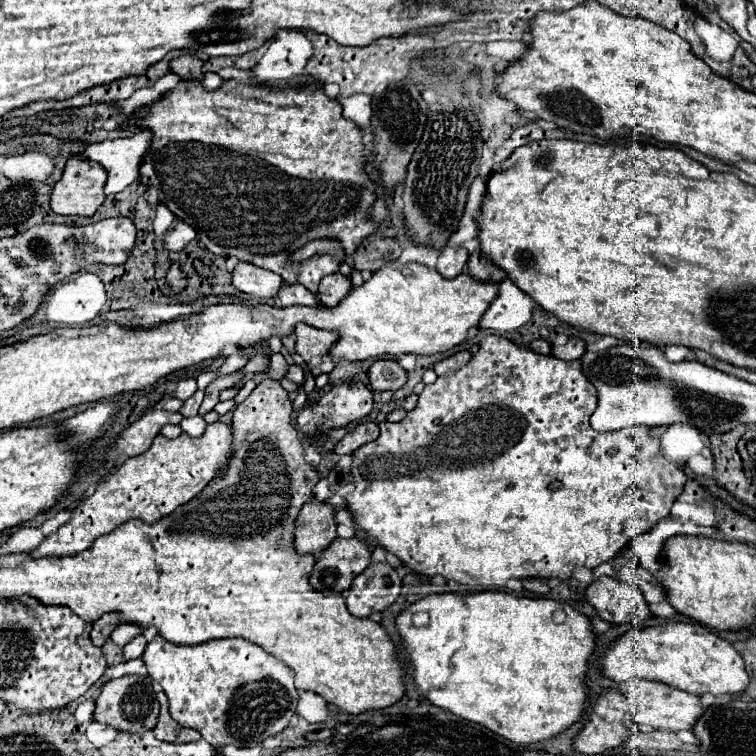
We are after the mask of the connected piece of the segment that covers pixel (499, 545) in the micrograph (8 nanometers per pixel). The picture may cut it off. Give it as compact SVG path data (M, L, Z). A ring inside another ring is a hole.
M484 336L478 354L460 370L438 376L438 380L424 388L424 392L418 396L418 404L414 410L410 410L404 420L392 424L388 420L380 422L380 436L368 444L362 444L352 452L352 464L350 464L350 476L354 482L354 492L348 494L346 508L352 514L352 520L360 530L364 530L370 538L374 538L384 550L390 554L396 554L412 572L434 578L442 576L446 580L454 580L460 584L468 584L472 588L482 590L502 590L506 586L506 580L526 580L526 578L538 578L544 582L556 580L566 582L572 578L572 572L576 566L584 568L596 568L612 558L616 558L628 544L632 544L638 536L646 534L660 518L666 518L670 514L672 502L680 496L684 484L688 478L684 478L684 472L668 464L664 456L660 454L660 438L650 436L648 426L632 426L616 432L596 432L590 426L590 416L596 410L598 394L596 388L590 384L590 380L582 374L580 360L558 360L552 356L536 354L528 348L520 348L512 344L510 340L502 336ZM488 408L488 418L482 420L476 414L480 410ZM468 418L476 418L474 422L480 422L484 426L484 434L468 438Z

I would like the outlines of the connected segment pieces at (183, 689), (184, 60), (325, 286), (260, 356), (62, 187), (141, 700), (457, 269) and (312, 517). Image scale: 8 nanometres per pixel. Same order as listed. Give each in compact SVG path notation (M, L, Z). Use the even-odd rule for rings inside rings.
M156 636L144 650L144 662L152 680L156 680L170 700L172 718L202 734L202 738L214 748L220 746L238 746L254 748L284 728L290 726L292 716L296 714L298 690L294 688L294 672L274 656L266 654L260 646L244 638L222 638L204 642L198 646L178 646L162 636Z
M182 54L170 62L170 70L176 72L182 80L200 80L202 78L202 60L194 54Z
M338 272L338 274L324 276L324 280L320 280L318 298L320 298L322 306L334 308L344 296L348 296L348 292L350 292L350 278L344 278Z
M259 352L253 358L251 358L246 366L241 370L246 373L264 373L270 359L265 356L264 353Z
M78 154L66 162L62 178L52 188L50 206L56 214L76 214L76 216L92 216L98 206L104 202L104 184L106 184L106 170L90 160L82 160Z
M122 676L116 680L110 680L104 688L102 694L96 700L96 712L94 712L94 720L114 726L120 732L130 732L130 734L144 734L148 730L152 730L156 726L158 720L158 710L160 704L156 700L154 688L152 688L152 680L148 676Z
M446 246L442 252L440 252L440 274L444 276L444 278L454 278L454 276L458 276L462 270L464 270L464 266L466 266L466 262L468 262L468 250L464 250L464 248L458 248L458 246Z
M312 500L300 508L300 516L296 518L294 528L294 548L300 554L318 554L336 538L334 524L334 508Z

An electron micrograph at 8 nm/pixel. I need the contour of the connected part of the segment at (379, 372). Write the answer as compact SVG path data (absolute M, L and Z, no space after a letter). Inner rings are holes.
M376 360L368 370L370 386L378 392L384 390L398 390L406 384L406 370L398 366L396 360Z

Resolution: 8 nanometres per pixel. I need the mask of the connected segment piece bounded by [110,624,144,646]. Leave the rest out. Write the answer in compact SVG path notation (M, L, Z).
M120 624L112 634L110 634L110 638L118 644L118 646L126 646L134 636L138 636L138 634L142 634L144 630L142 628L138 628L138 626L130 626L130 624Z

